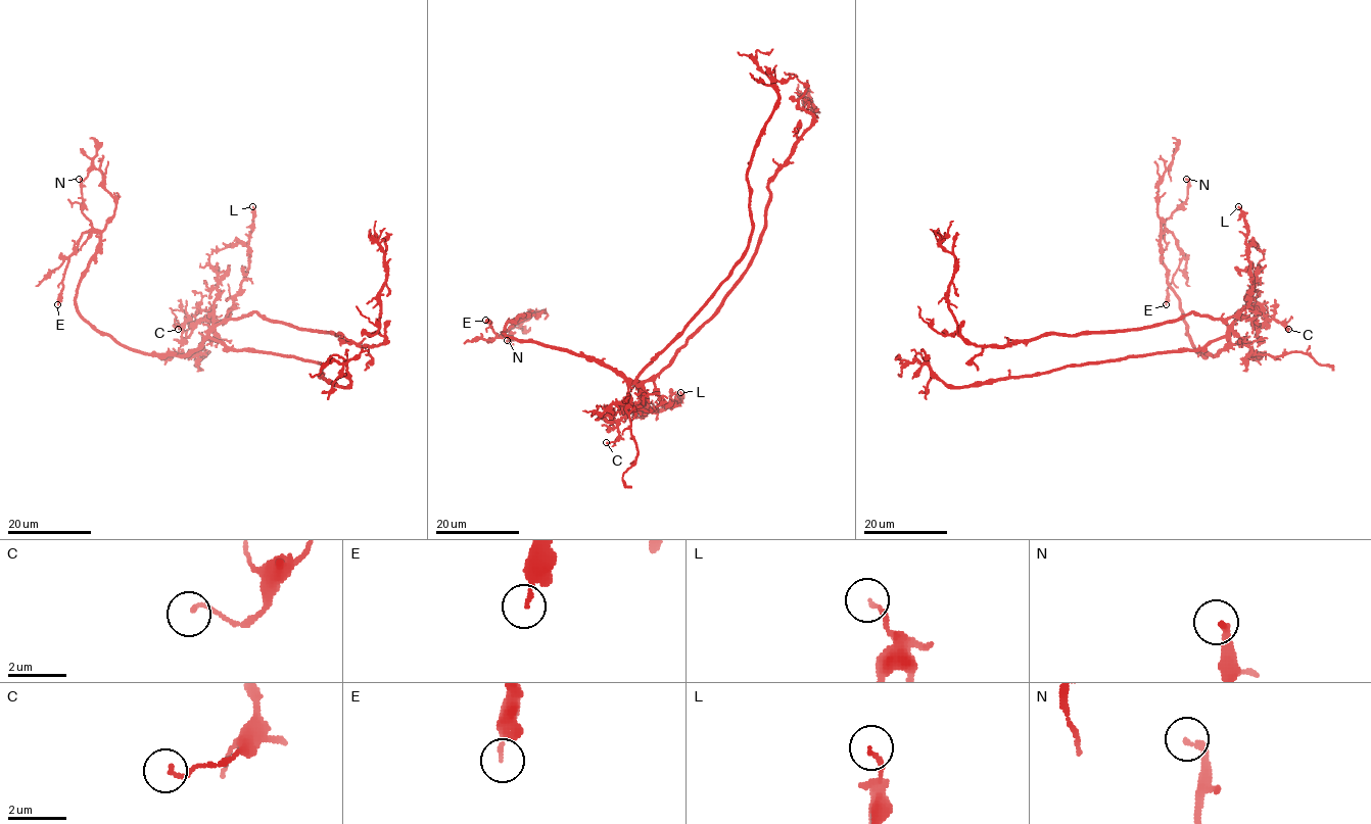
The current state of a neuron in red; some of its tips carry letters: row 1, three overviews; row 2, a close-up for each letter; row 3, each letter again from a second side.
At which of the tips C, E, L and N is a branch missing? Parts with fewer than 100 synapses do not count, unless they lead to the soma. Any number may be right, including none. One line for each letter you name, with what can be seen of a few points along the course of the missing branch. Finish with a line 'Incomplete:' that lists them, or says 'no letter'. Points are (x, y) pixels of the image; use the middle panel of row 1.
Incomplete: no letter

